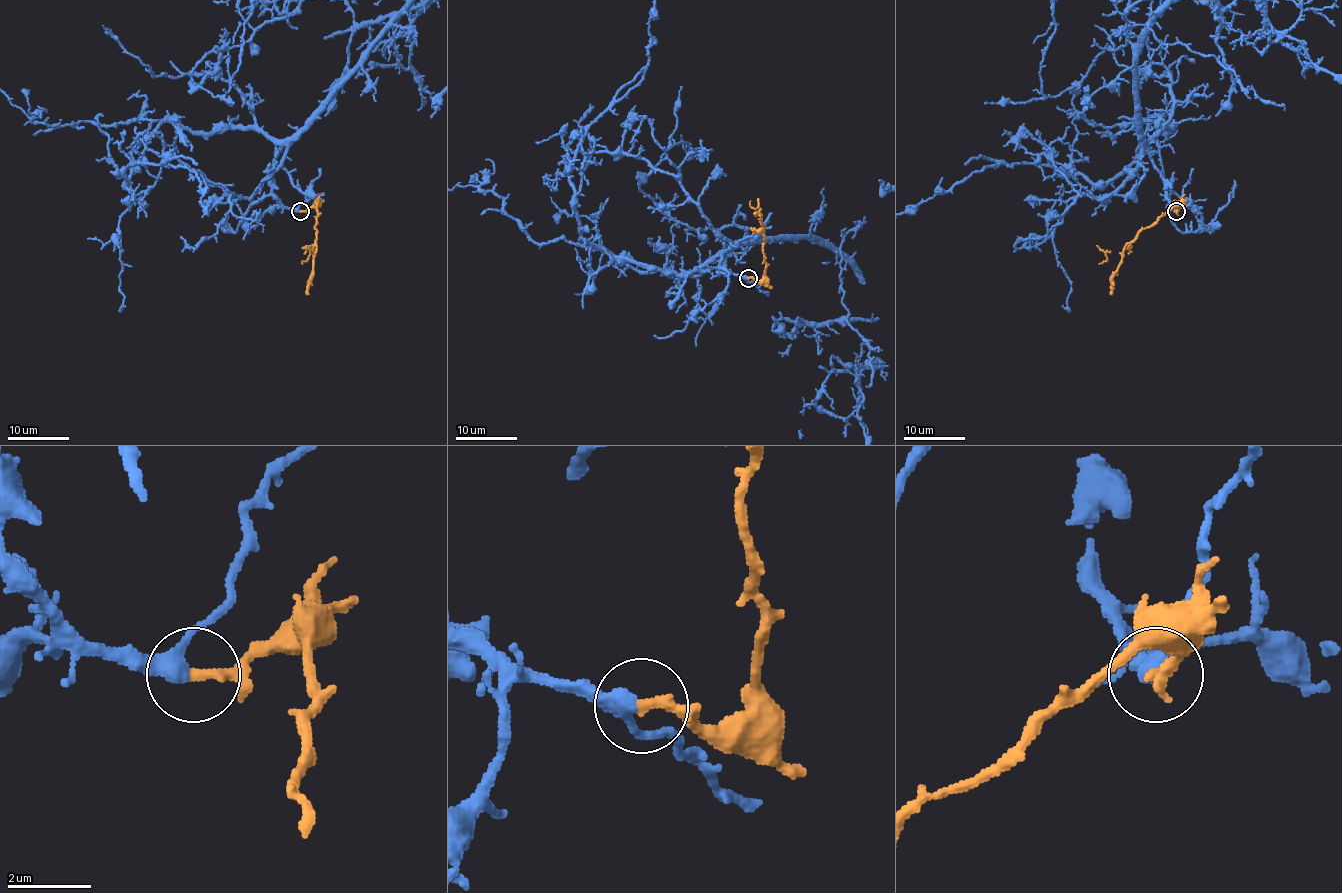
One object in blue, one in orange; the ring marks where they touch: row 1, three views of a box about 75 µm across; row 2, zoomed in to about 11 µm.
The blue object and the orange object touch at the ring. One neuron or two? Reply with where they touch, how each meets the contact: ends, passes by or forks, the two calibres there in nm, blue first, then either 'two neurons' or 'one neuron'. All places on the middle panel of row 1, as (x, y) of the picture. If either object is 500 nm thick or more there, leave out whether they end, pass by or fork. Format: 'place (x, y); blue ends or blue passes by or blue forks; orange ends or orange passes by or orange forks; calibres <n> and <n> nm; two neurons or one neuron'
place (748, 278); blue passes by; orange ends; calibres 360 and 280 nm; one neuron

